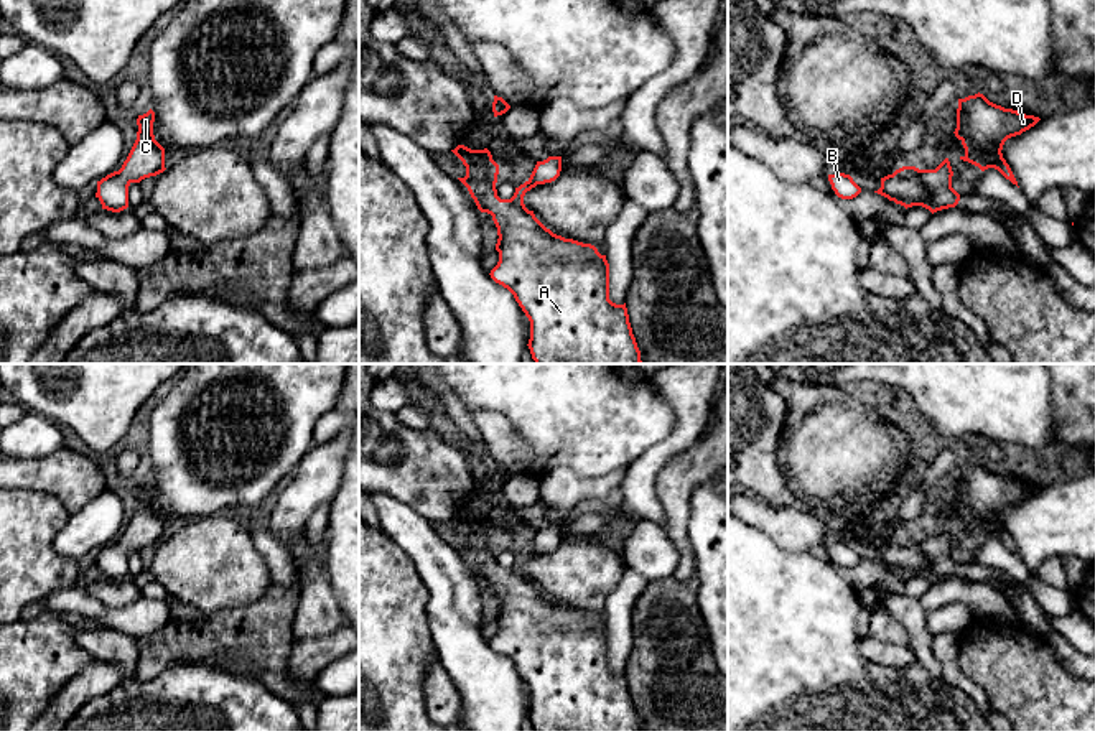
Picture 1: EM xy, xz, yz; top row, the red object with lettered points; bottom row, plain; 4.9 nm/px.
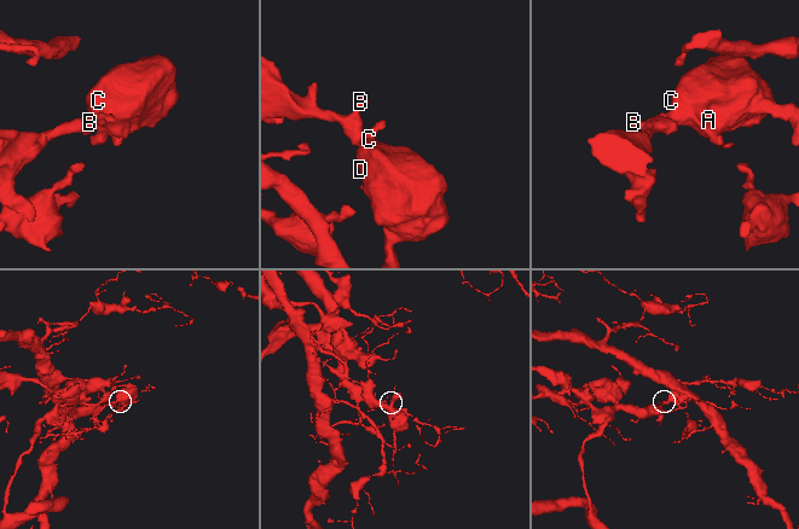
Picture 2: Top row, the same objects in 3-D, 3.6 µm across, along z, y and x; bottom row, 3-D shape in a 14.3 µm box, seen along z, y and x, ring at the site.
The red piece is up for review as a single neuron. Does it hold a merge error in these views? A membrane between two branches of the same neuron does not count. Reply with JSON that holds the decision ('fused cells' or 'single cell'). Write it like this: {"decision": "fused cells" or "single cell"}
{"decision": "single cell"}

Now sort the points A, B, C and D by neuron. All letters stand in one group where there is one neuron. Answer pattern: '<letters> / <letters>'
A B C D

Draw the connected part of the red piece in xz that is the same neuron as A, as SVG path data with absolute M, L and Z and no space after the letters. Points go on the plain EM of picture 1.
M458 514L451 519L466 535L466 545L458 547L469 560L478 578L492 584L497 596L499 631L491 639L491 647L507 657L525 685L530 690L529 718L535 731L642 731L641 719L637 716L626 672L616 673L609 668L609 632L606 624L601 624L591 612L583 612L573 608L565 608L547 598L524 573L527 560L537 553L552 552L560 545L561 525L548 525L543 530L537 530L530 547L515 556L510 568L501 568L497 565L496 552L499 543L499 533L492 528L487 517L471 519L464 514Z

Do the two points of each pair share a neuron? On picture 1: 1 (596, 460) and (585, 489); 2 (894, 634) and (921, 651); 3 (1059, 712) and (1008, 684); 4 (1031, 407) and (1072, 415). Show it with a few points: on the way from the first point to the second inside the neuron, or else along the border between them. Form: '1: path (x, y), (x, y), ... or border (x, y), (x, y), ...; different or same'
1: border (626, 465), (598, 476), (552, 471); different
2: border (885, 611), (903, 626), (908, 646); different
3: path (1046, 703), (1026, 684), (1021, 684); same
4: border (1049, 381), (1054, 407), (1054, 437), (1057, 440); different

